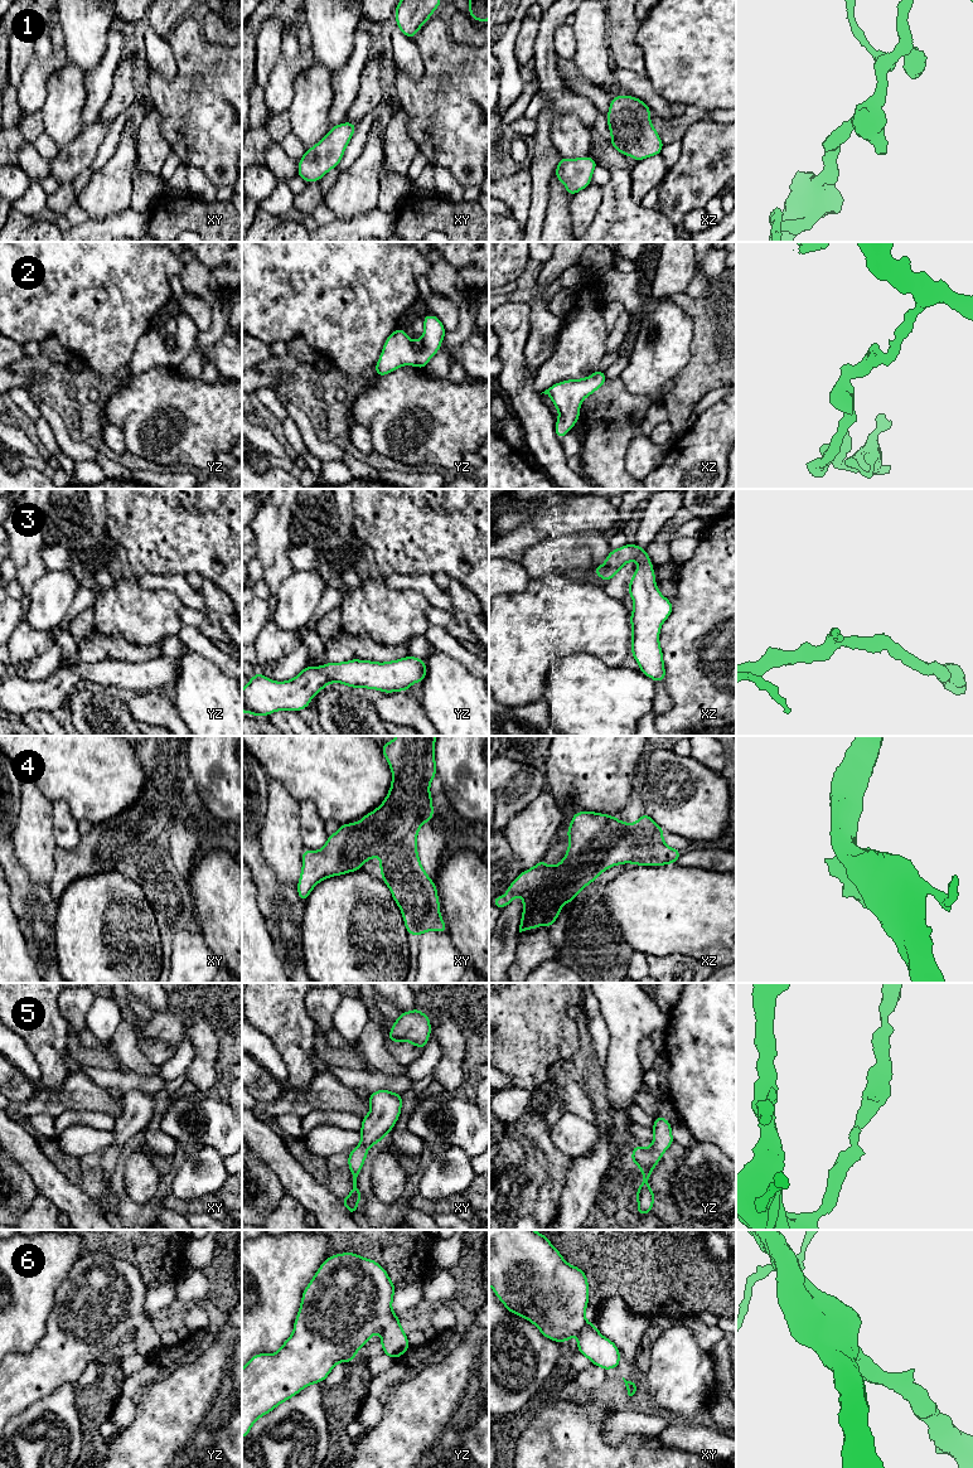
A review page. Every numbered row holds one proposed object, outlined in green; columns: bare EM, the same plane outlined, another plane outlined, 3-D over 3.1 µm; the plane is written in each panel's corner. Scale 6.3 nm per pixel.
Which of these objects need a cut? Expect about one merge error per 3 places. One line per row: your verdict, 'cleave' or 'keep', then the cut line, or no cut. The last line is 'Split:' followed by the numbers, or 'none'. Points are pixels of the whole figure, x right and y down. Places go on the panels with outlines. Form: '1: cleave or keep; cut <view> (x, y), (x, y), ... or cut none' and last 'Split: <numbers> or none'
1: keep; cut none
2: keep; cut none
3: keep; cut none
4: keep; cut none
5: keep; cut none
6: keep; cut none
Split: none

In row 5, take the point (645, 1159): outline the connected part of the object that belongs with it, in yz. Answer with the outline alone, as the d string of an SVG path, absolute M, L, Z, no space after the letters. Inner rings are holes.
M659 1114L655 1116L654 1125L652 1128L654 1138L652 1145L647 1149L643 1145L635 1145L631 1152L631 1162L642 1169L643 1183L636 1190L638 1210L636 1213L647 1215L652 1212L655 1193L650 1190L648 1178L657 1163L662 1161L663 1153L674 1142L672 1135L672 1124L662 1118Z

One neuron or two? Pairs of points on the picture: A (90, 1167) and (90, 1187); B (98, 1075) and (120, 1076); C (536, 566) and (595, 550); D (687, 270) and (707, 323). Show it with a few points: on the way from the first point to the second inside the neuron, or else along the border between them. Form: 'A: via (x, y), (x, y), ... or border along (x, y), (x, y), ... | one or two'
A: via (90, 1172), (90, 1182) | one
B: via (103, 1076), (115, 1076) | one
C: via (551, 556), (580, 553) | one
D: border along (685, 291), (676, 292), (672, 296) | two

